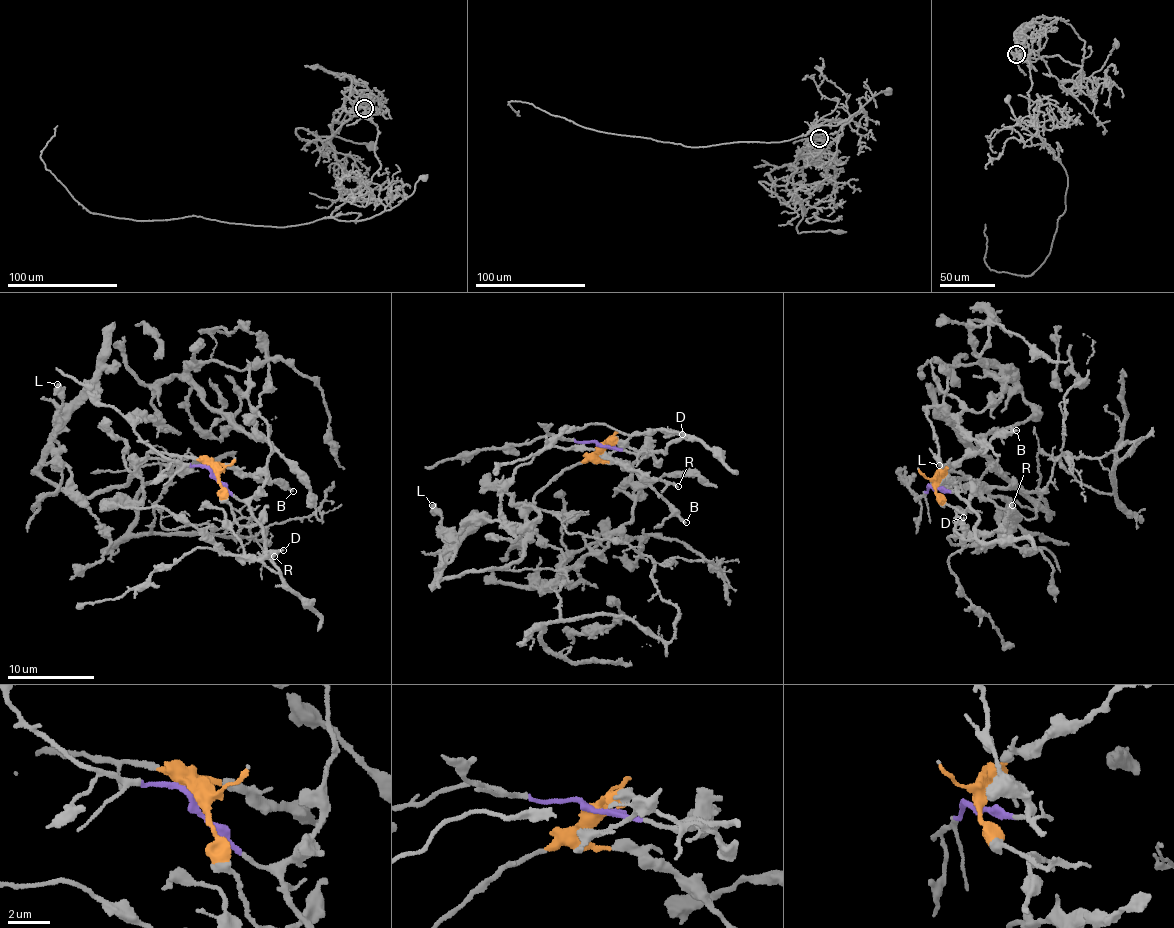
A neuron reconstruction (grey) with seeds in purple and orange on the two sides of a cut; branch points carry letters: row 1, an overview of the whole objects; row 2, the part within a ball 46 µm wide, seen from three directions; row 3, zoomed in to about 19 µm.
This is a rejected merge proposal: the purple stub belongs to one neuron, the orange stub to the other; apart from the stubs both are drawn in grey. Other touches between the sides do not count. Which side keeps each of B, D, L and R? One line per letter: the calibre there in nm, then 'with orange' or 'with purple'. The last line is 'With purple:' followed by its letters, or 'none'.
B: 200 nm | with orange
D: 240 nm | with purple
L: 480 nm | with orange
R: 180 nm | with orange
With purple: D

